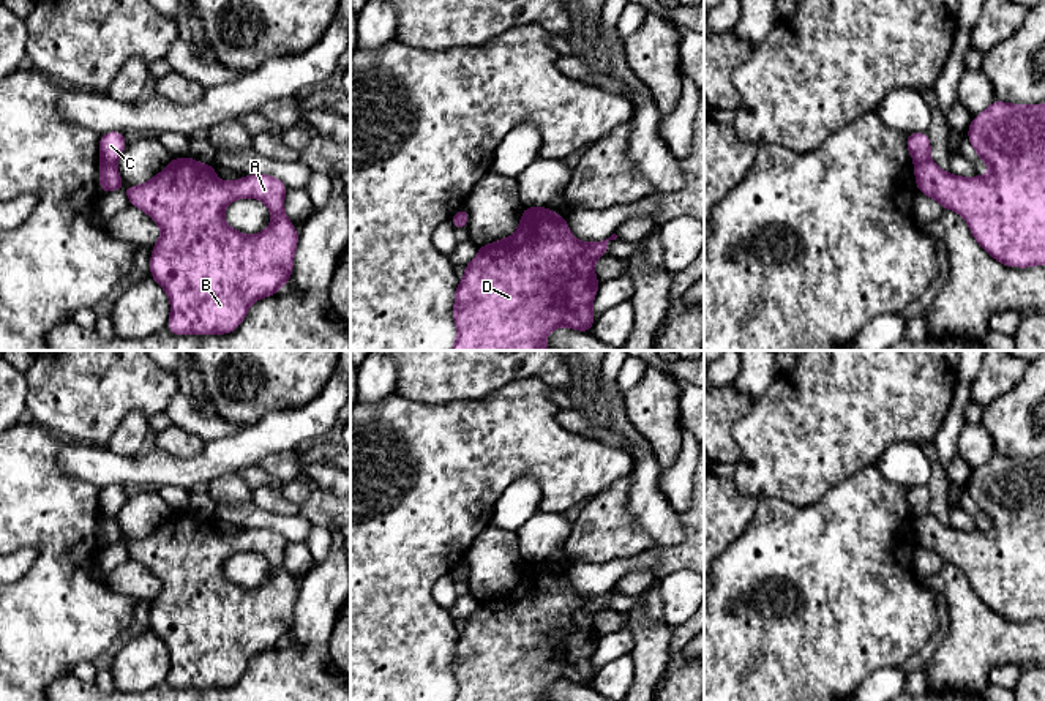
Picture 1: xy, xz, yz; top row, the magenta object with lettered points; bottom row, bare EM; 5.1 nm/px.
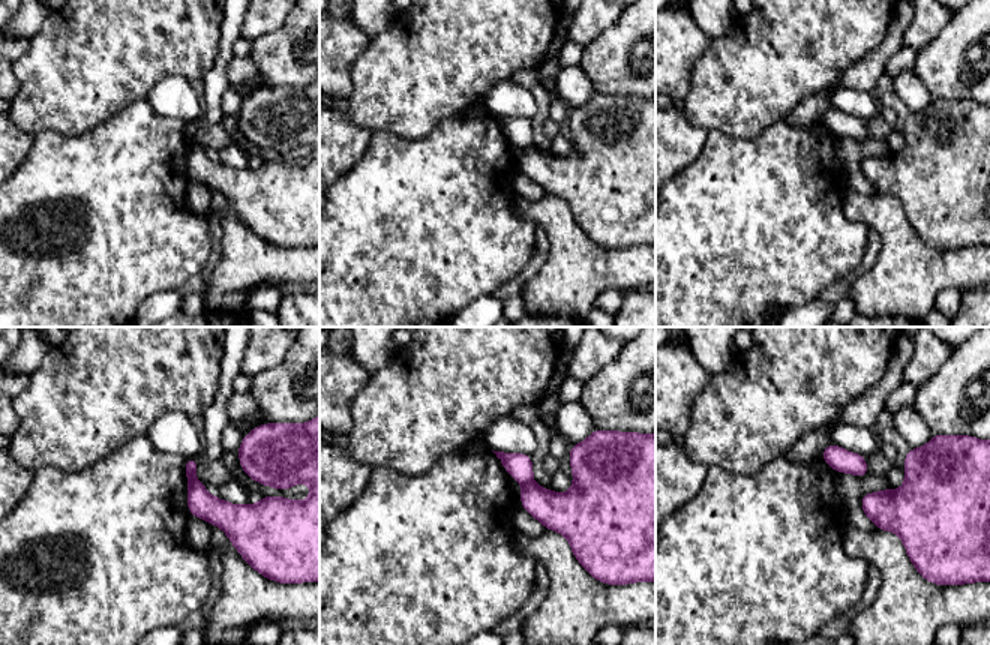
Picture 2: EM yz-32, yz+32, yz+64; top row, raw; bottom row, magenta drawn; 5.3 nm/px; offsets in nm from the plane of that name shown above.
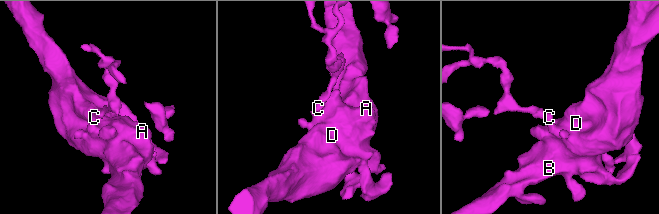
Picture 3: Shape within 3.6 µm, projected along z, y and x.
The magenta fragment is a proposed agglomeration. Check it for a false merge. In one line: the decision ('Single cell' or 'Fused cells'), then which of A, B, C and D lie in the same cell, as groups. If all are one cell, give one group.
Fused cells. Groups: A B D / C

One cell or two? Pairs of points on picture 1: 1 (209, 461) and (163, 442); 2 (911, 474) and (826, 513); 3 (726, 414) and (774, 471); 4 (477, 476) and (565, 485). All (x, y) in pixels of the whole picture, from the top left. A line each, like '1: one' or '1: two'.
1: two
2: two
3: two
4: one

